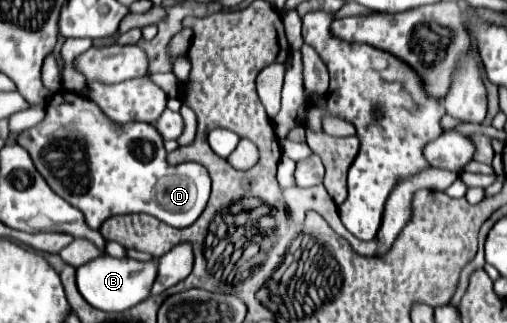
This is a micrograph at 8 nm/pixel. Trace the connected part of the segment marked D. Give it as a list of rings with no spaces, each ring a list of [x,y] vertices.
[[[58,91],[46,105],[46,117],[40,125],[18,135],[18,143],[30,153],[36,169],[48,185],[70,205],[80,209],[90,229],[98,231],[108,215],[148,213],[172,227],[190,227],[204,211],[210,197],[208,171],[198,163],[170,165],[166,161],[164,139],[150,123],[128,123],[128,127],[112,127],[100,107],[72,91]]]

